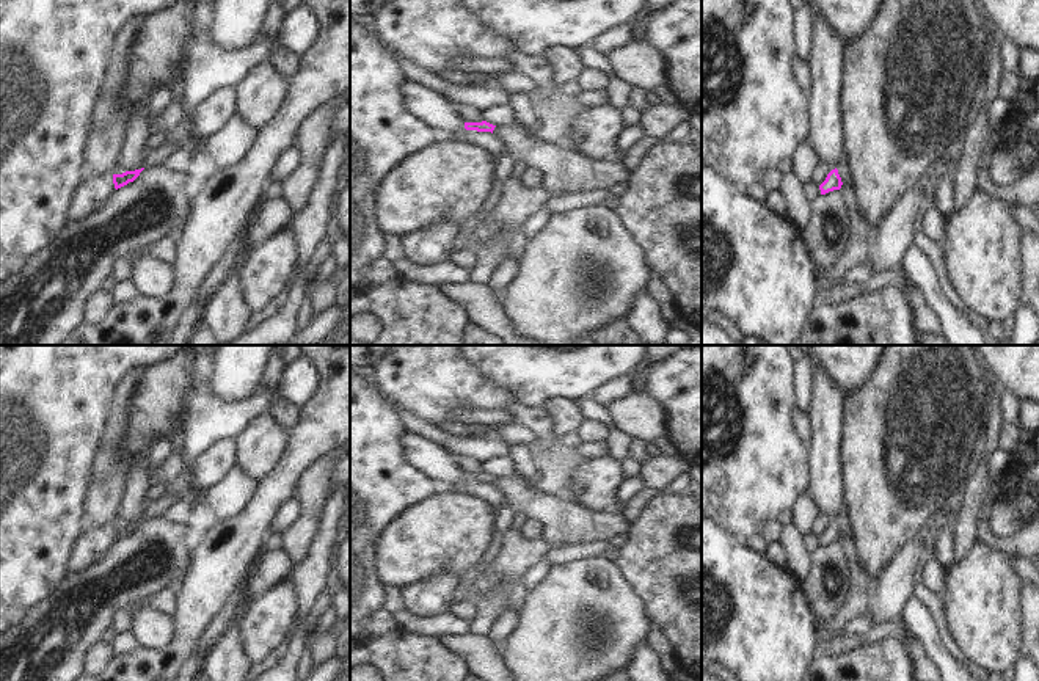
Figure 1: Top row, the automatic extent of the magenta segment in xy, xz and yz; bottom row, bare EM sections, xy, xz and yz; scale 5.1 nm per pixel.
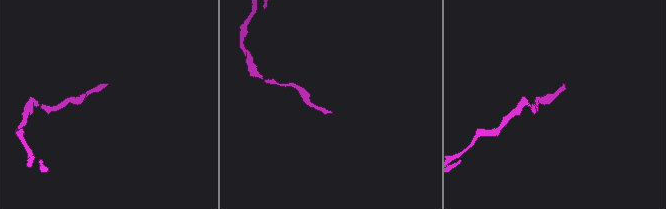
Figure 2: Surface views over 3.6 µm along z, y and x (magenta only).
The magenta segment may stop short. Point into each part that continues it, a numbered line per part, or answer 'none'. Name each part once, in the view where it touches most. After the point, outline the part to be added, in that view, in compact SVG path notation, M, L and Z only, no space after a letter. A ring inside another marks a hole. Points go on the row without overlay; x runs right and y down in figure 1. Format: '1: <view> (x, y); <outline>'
none

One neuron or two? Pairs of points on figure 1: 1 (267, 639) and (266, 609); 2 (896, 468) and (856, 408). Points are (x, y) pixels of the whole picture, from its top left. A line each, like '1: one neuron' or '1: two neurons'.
1: one neuron
2: one neuron

